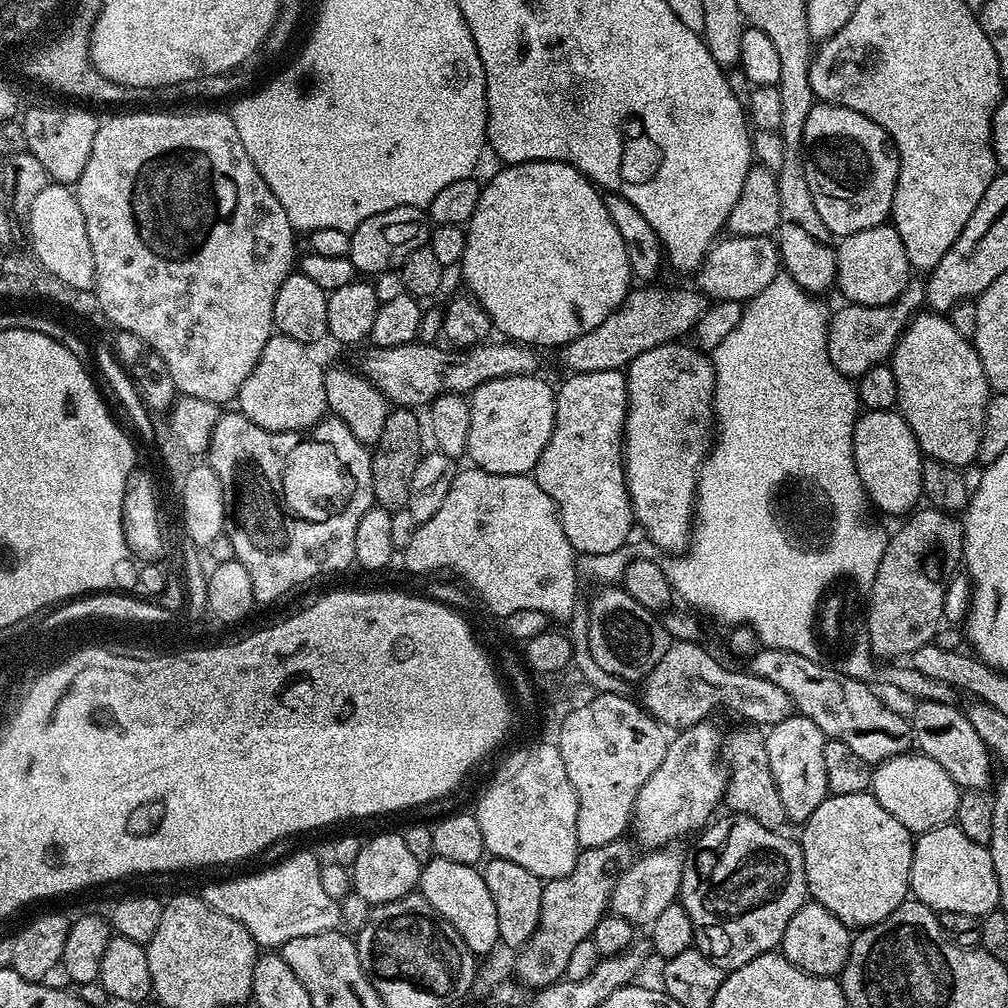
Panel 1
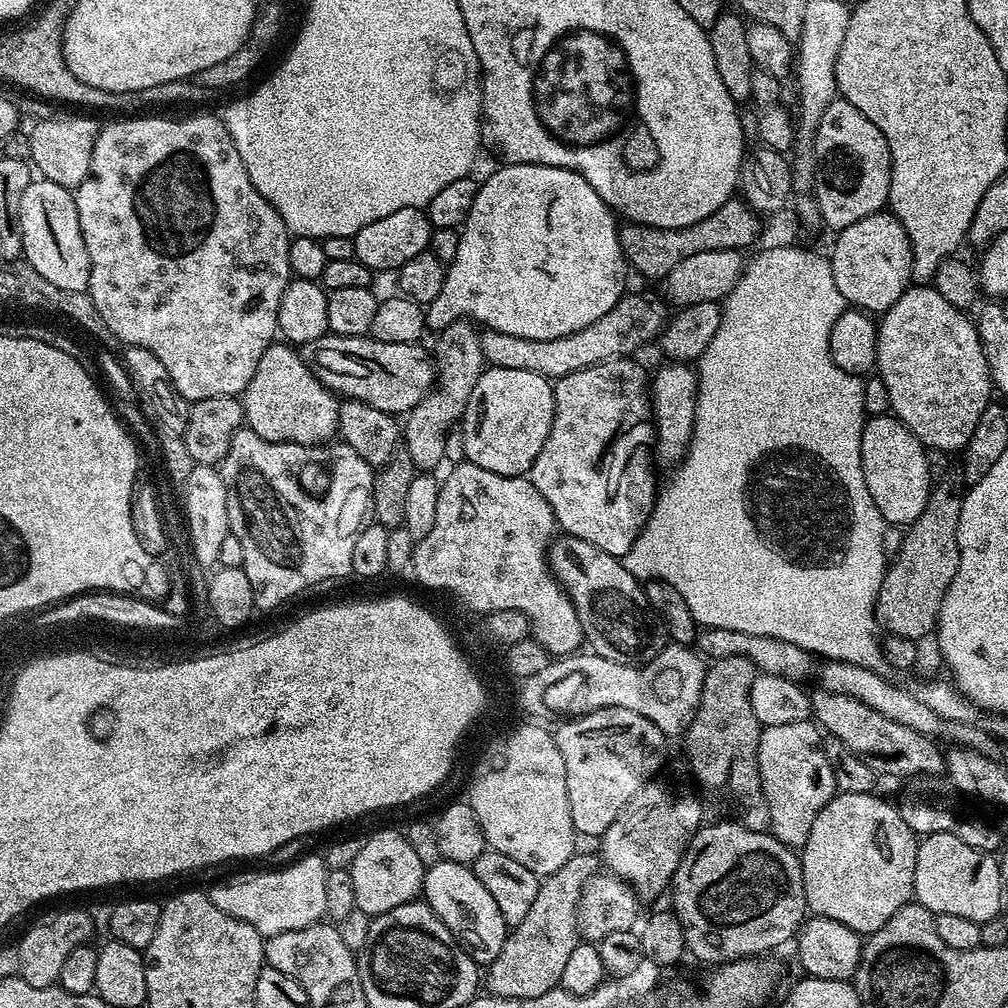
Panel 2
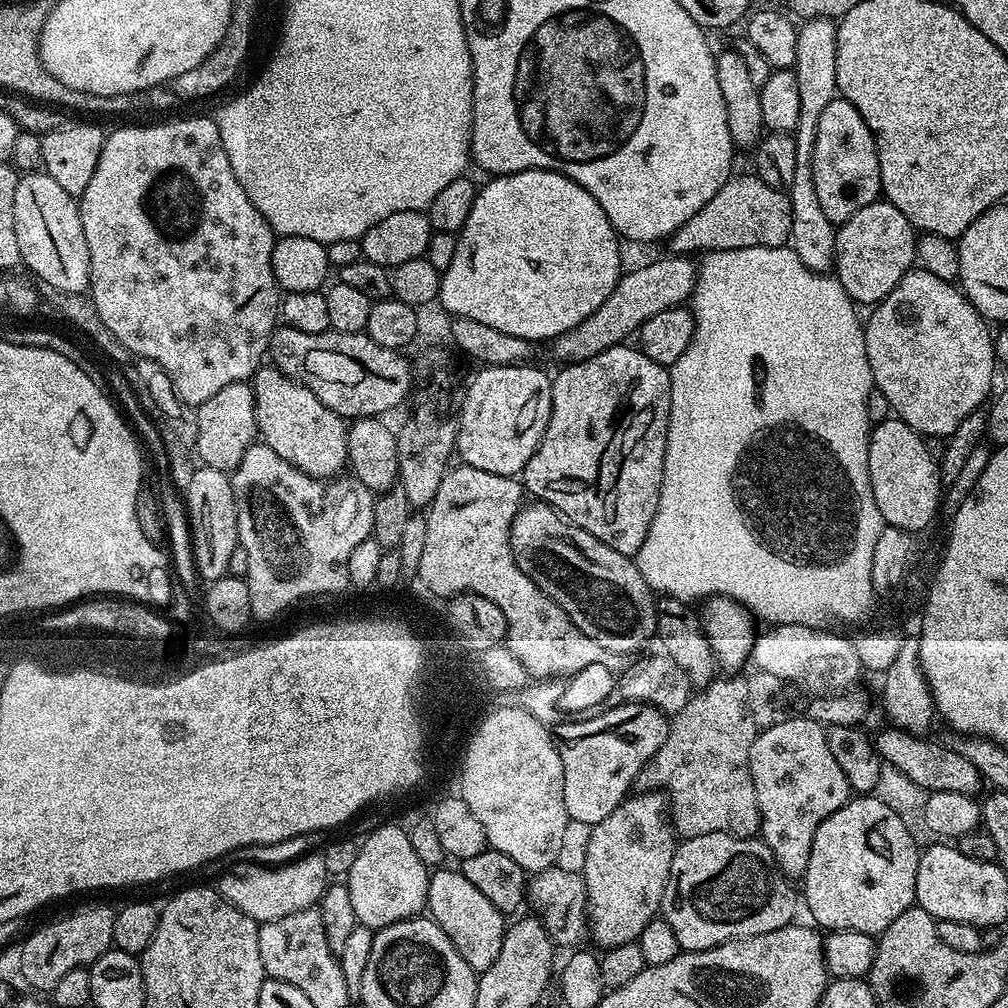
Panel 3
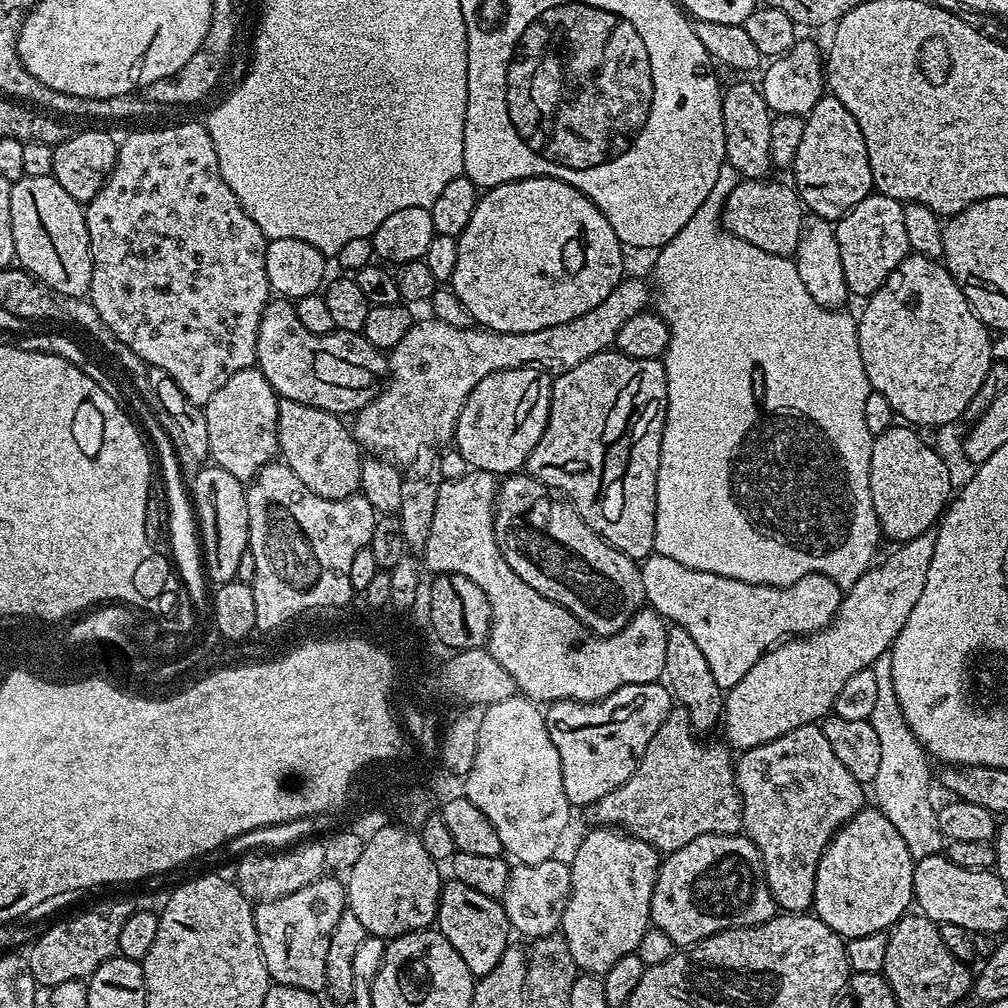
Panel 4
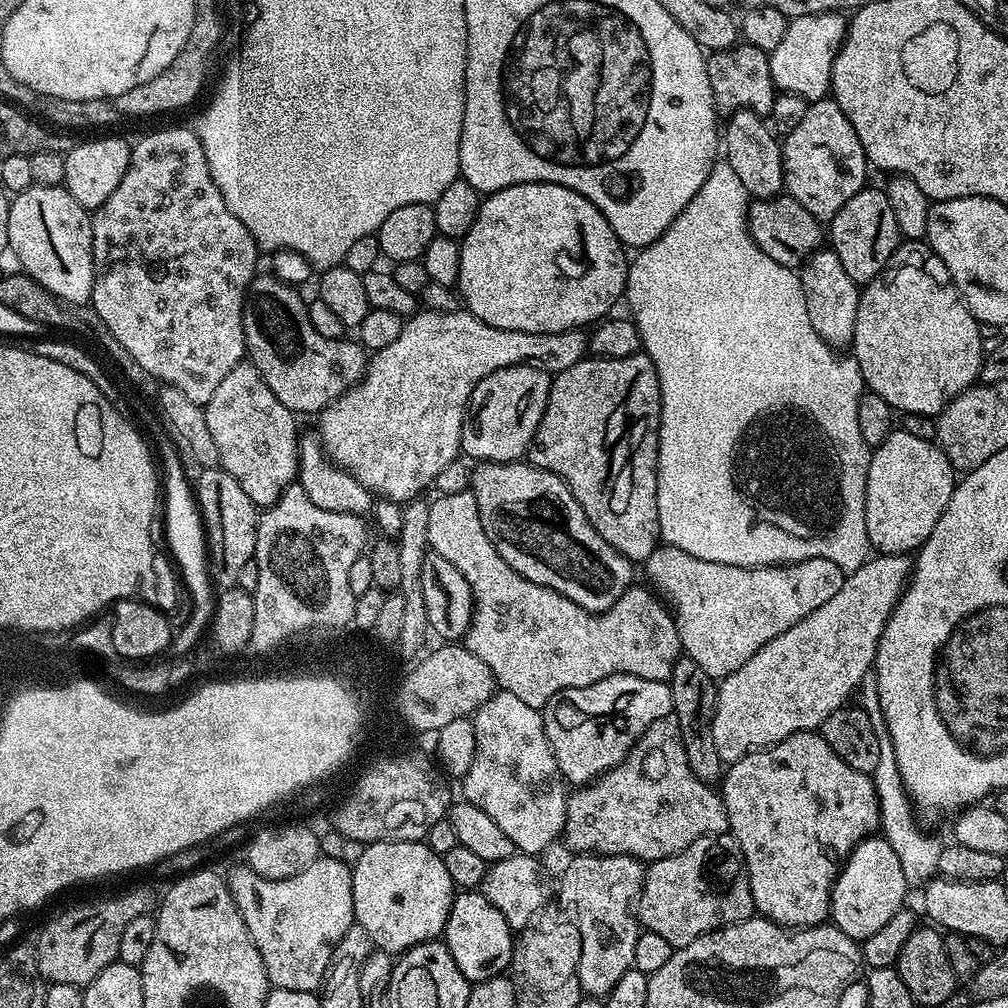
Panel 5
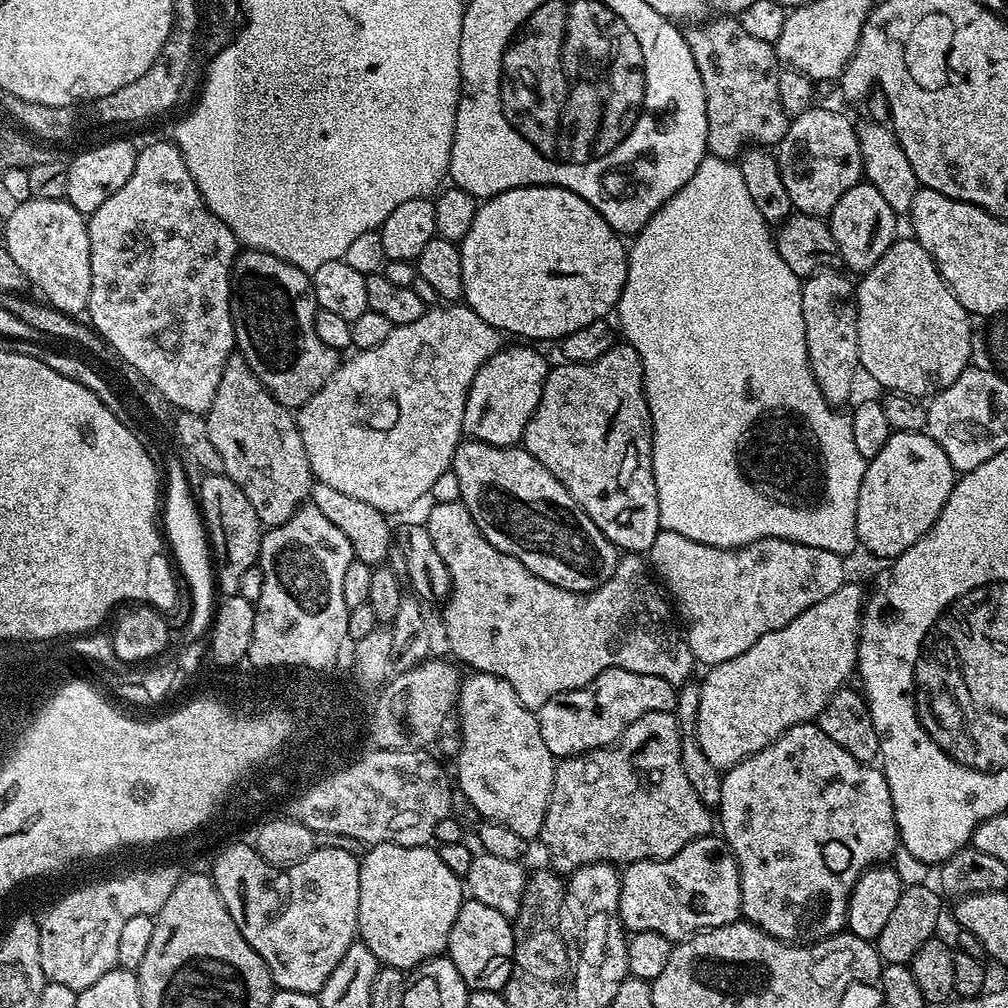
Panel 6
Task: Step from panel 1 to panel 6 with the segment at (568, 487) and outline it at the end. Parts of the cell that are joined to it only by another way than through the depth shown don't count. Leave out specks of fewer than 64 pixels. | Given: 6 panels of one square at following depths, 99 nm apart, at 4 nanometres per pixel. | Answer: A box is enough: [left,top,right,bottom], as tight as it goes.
[522,342,662,554]

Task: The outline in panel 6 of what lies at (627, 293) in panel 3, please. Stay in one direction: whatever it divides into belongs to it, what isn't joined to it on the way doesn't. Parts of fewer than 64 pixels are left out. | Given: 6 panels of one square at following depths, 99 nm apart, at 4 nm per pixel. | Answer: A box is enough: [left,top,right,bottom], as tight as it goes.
[295,302,502,514]

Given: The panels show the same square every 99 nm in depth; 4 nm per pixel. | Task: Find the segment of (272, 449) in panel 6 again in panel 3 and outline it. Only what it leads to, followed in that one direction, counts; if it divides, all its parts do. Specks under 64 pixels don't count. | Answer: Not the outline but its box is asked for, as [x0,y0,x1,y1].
[196,383,257,473]

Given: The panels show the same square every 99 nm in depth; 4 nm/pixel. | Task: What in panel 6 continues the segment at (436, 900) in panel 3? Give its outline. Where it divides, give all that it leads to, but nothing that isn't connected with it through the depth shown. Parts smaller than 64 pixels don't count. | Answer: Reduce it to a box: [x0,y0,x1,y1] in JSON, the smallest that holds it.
[446,898,514,992]

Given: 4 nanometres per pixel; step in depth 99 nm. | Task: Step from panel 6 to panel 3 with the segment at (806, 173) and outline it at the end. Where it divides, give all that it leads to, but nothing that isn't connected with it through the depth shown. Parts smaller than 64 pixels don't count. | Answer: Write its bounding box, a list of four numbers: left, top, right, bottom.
[812,100,881,226]

